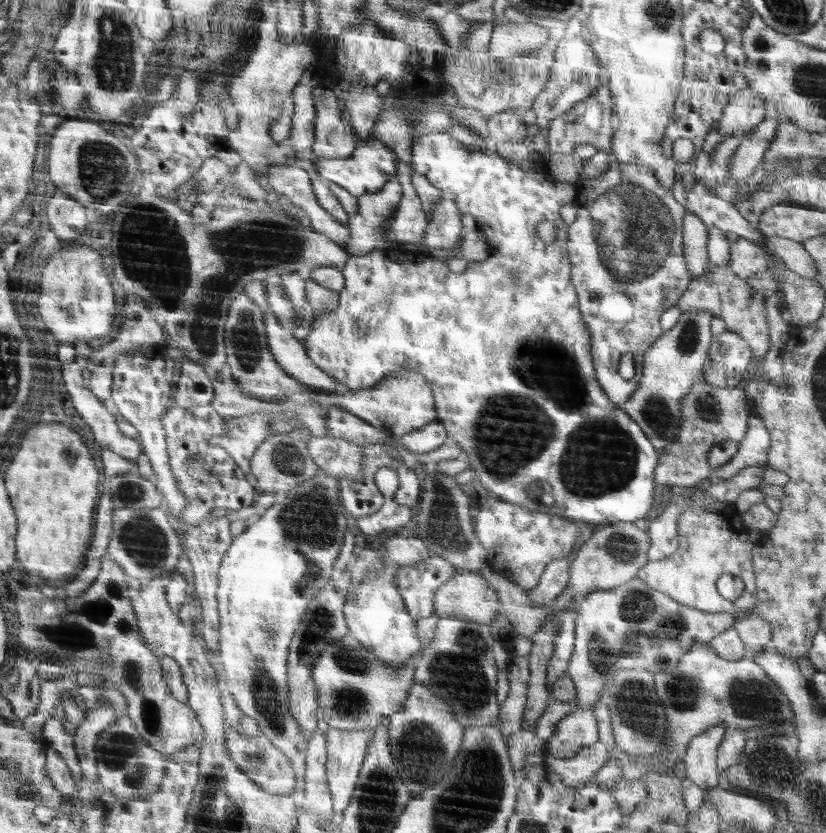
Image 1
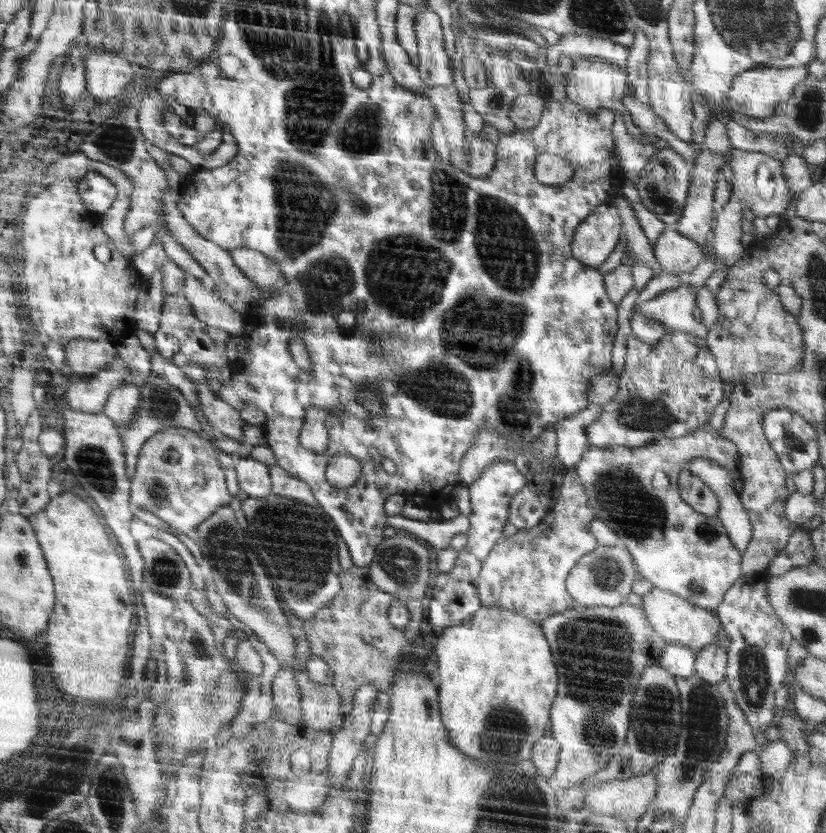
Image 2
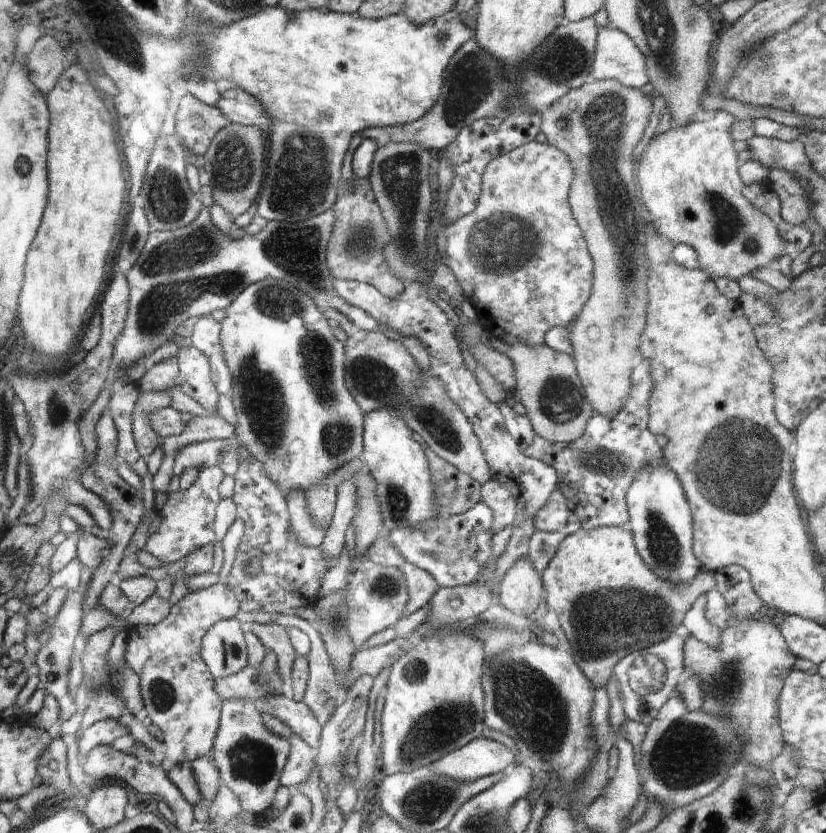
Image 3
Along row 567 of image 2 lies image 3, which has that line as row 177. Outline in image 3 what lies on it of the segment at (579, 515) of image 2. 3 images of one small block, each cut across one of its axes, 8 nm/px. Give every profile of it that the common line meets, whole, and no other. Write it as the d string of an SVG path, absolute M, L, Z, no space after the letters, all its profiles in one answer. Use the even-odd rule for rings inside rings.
M531 141L520 146L511 152L493 159L487 166L482 176L481 194L476 209L468 215L463 215L454 220L442 230L439 238L442 261L452 270L454 276L464 289L464 297L477 311L476 321L486 330L490 331L493 341L502 347L506 345L523 345L536 347L545 344L545 338L551 329L555 327L570 328L572 323L580 315L584 304L591 296L593 286L593 259L587 250L582 230L578 227L569 206L569 189L574 181L574 172L570 160L565 156L564 151L557 150L549 143L540 144Z

